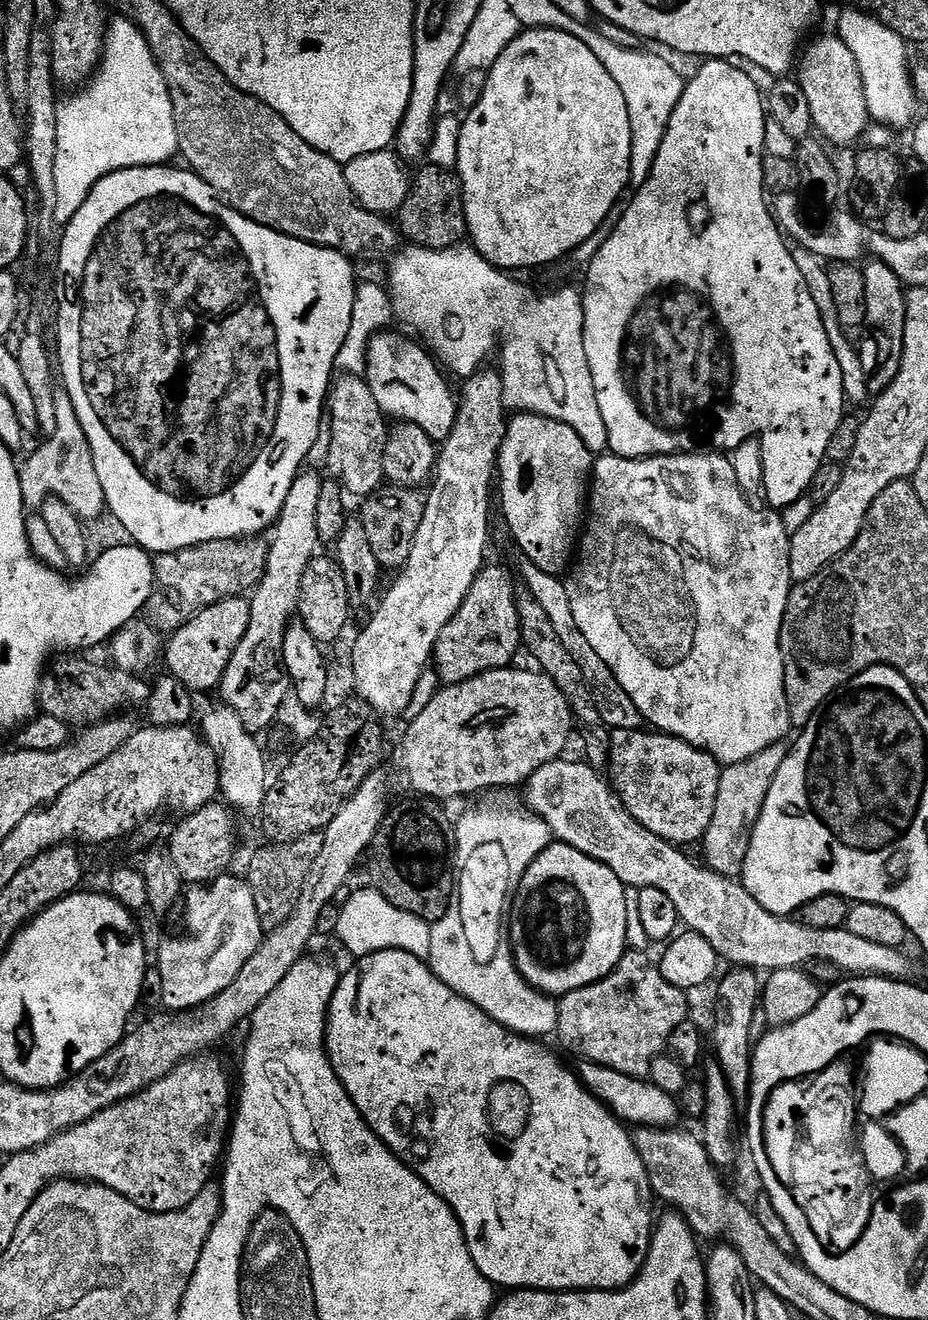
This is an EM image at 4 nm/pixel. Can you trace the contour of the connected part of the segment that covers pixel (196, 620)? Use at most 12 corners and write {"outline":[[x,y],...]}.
{"outline":[[228,597],[166,642],[169,675],[191,692],[221,685],[249,624]]}

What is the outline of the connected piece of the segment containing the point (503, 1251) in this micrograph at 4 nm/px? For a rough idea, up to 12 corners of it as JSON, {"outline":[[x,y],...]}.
{"outline":[[423,959],[339,977],[332,1069],[497,1289],[611,1292],[618,1117]]}

